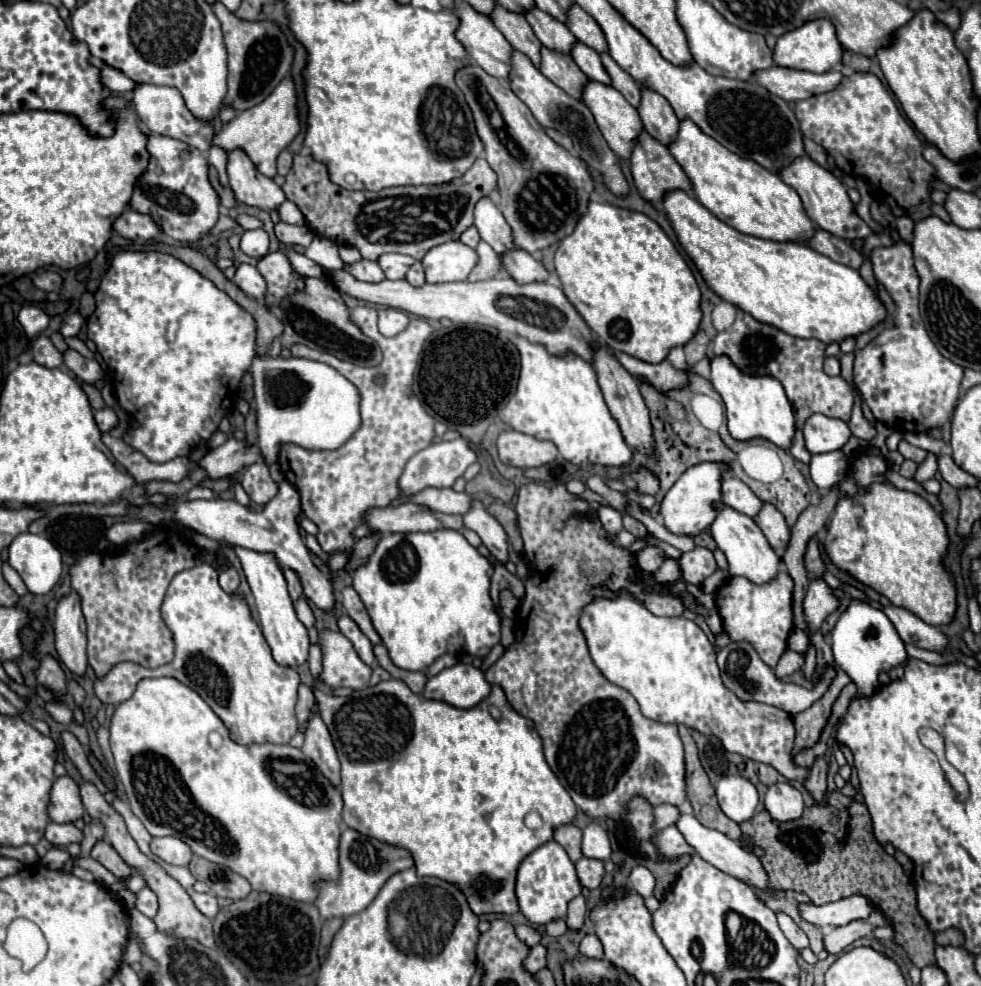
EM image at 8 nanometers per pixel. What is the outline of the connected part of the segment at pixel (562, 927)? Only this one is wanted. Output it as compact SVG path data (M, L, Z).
M557 919L557 921L551 921L551 923L547 923L547 927L545 927L545 931L547 931L547 935L553 935L553 937L559 937L566 933L568 930L567 923L565 923L565 919Z

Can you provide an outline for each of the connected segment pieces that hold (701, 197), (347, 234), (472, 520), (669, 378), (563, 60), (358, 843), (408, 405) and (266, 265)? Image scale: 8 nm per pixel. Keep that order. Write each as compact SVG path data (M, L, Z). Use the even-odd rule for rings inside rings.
M693 121L679 123L677 137L669 143L671 155L691 181L693 195L715 217L735 227L745 235L755 235L771 241L809 241L813 223L807 217L795 189L781 181L779 175L757 165L755 161L729 153L719 141L703 133Z
M295 155L293 157L293 167L285 177L283 191L289 201L293 201L309 227L327 239L333 239L335 243L349 243L361 251L365 259L377 261L383 253L403 253L413 259L423 259L423 255L445 241L459 239L459 235L473 225L473 207L483 195L493 195L497 189L497 175L489 167L485 159L477 159L473 167L459 177L457 181L449 181L443 185L419 185L419 187L389 187L381 189L377 193L369 191L347 191L335 183L329 181L327 167L319 161L315 161L311 155Z
M475 501L471 511L467 515L463 515L463 523L467 529L473 529L483 545L491 551L491 555L495 557L499 563L505 565L509 561L509 541L507 541L507 533L505 529L497 523L497 519L493 519L487 509L481 505L481 501Z
M611 351L619 361L621 365L635 377L651 383L655 389L659 391L669 391L669 389L675 389L675 387L685 387L687 385L687 371L685 369L675 369L669 361L663 361L663 363L645 363L645 361L639 361L627 353L615 353Z
M541 47L539 69L545 77L549 77L555 85L559 85L565 93L569 93L575 99L581 99L581 89L587 83L587 79L571 55Z
M345 829L341 833L341 841L339 841L339 871L341 871L339 879L317 883L319 893L317 893L315 905L323 919L349 917L353 913L359 913L373 901L373 897L379 893L381 885L393 873L409 869L409 867L413 867L413 859L405 849L391 847L377 839L365 837L353 829Z
M359 305L349 311L349 319L367 337L379 343L383 351L381 365L359 367L349 361L315 357L313 349L293 351L295 357L317 359L335 367L345 375L361 393L361 429L337 451L309 451L297 445L283 445L279 451L279 469L283 477L299 491L303 515L317 523L317 541L325 553L349 549L353 539L353 529L363 523L363 513L369 507L387 507L391 501L401 497L397 485L405 463L421 449L429 447L435 439L435 421L423 409L421 401L413 395L413 373L417 369L419 357L423 353L423 343L435 331L425 319L411 319L407 329L397 337L383 337L377 329L377 311L367 305ZM385 375L385 385L377 385L373 379Z
M281 251L265 255L265 257L259 261L257 269L259 269L259 273L265 277L265 281L267 281L265 301L267 301L269 305L279 305L279 301L281 301L285 295L289 295L289 293L293 293L295 289L301 289L301 287L303 287L301 275L297 275L297 273L291 269L287 257L285 257Z

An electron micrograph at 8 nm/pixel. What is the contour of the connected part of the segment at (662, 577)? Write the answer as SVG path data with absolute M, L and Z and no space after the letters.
M665 559L665 563L661 565L659 571L655 571L655 579L659 583L671 583L675 579L681 579L681 571L679 571L679 565L671 559Z

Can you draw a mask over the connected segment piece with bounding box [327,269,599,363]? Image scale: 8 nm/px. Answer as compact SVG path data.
M343 269L329 271L327 277L337 291L365 303L395 307L407 311L409 315L425 317L425 319L449 319L455 323L489 325L511 335L521 335L533 343L543 343L551 353L557 355L565 351L573 351L589 363L591 363L591 345L599 343L599 339L591 333L587 323L583 321L583 317L573 309L565 293L549 283L521 285L511 277L493 277L489 281L475 281L475 283L471 281L441 283L441 285L425 283L423 287L413 287L405 279L401 281L383 279L379 283L365 283Z

